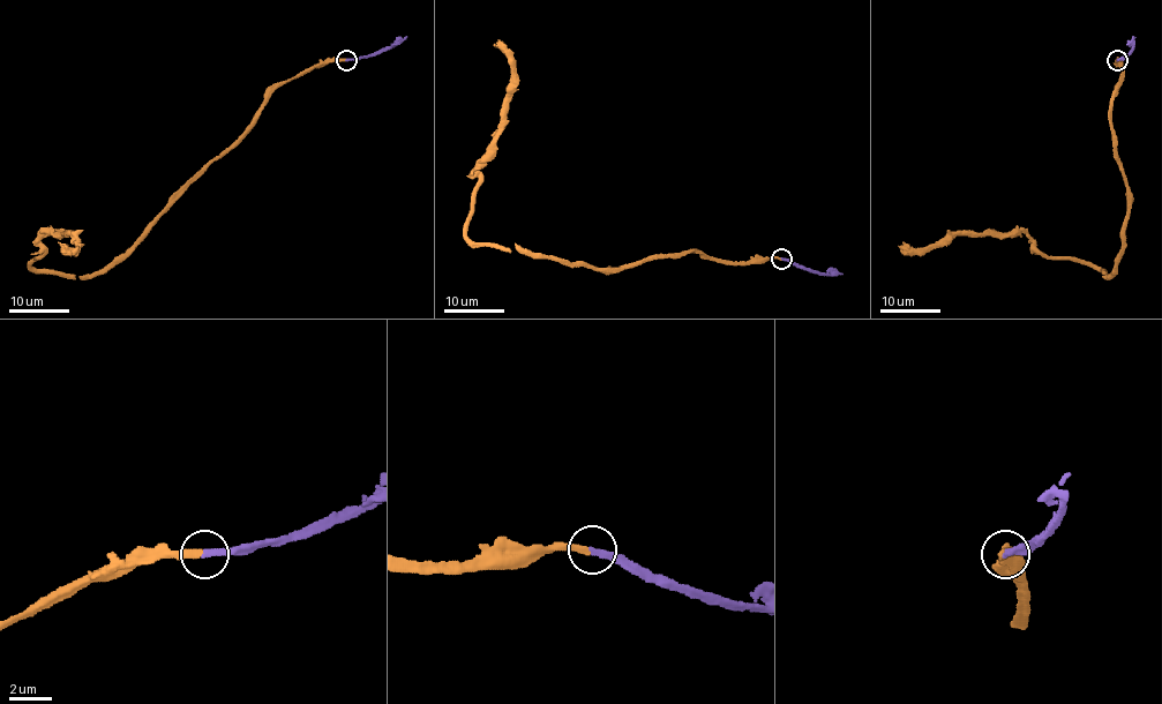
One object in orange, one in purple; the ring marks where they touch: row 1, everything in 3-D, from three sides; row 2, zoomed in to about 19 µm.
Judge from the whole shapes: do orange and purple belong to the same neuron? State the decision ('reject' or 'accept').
accept

